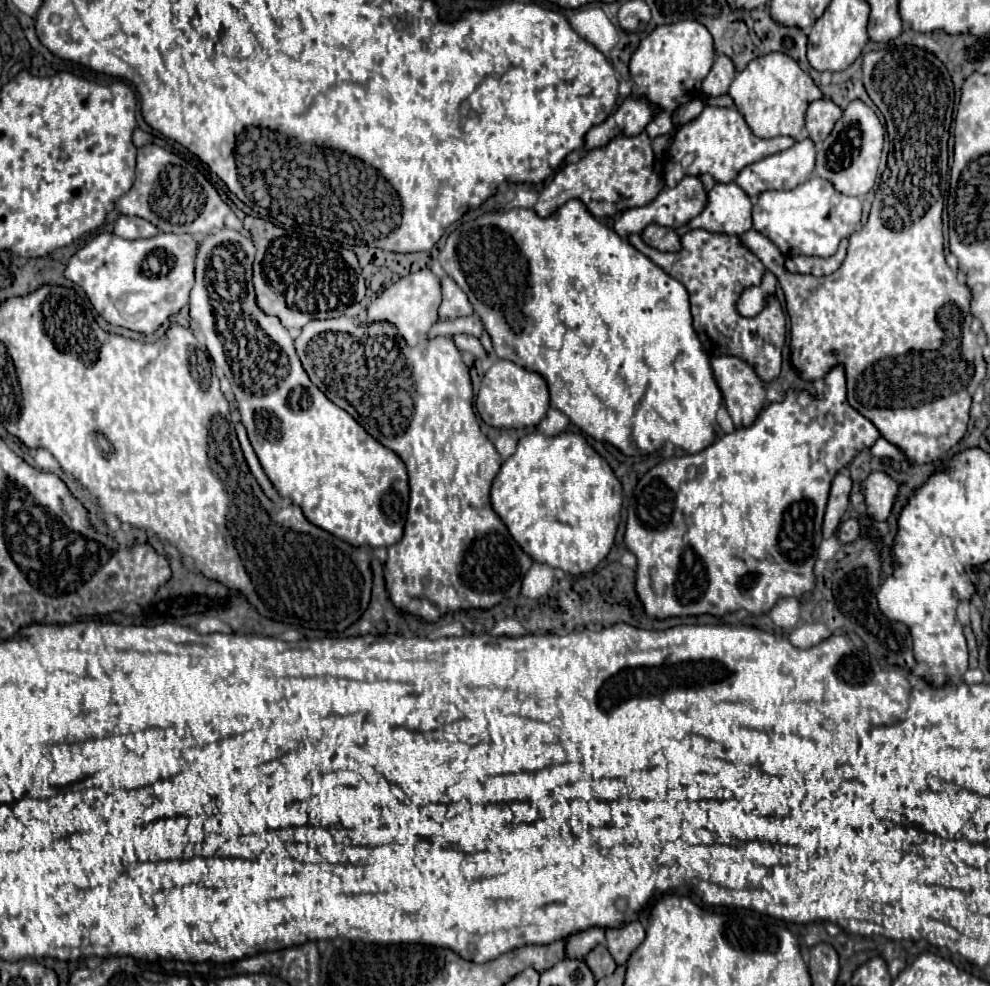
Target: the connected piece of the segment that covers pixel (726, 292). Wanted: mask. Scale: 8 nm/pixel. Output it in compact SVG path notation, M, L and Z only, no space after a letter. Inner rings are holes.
M701 228L689 230L683 236L683 248L675 254L647 246L639 234L629 236L629 242L689 290L693 328L709 356L737 356L745 360L763 382L771 382L779 376L781 350L785 344L785 314L782 307L761 310L753 318L745 318L737 312L741 292L759 286L765 272L761 260L745 248L737 236L711 234Z

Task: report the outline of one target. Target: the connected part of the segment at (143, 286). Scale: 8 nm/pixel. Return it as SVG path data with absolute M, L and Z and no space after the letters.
M101 232L67 264L65 278L79 284L95 310L115 326L153 334L173 312L189 302L199 242L189 234L157 234L147 240L123 240Z

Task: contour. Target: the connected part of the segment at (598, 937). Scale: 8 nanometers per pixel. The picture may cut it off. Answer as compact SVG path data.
M589 928L585 932L573 934L567 938L567 956L581 960L589 950L593 950L595 944L603 940L605 940L605 930L601 928Z

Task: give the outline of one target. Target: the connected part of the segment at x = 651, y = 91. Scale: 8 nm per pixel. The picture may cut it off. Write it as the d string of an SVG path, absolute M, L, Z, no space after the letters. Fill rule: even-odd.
M681 20L669 26L657 26L645 40L641 40L637 52L631 56L629 70L631 70L631 78L635 80L633 94L645 96L649 102L661 108L661 112L645 128L649 138L671 134L675 130L671 122L671 114L679 106L699 96L701 82L709 74L715 56L717 54L713 48L713 36L697 20Z

